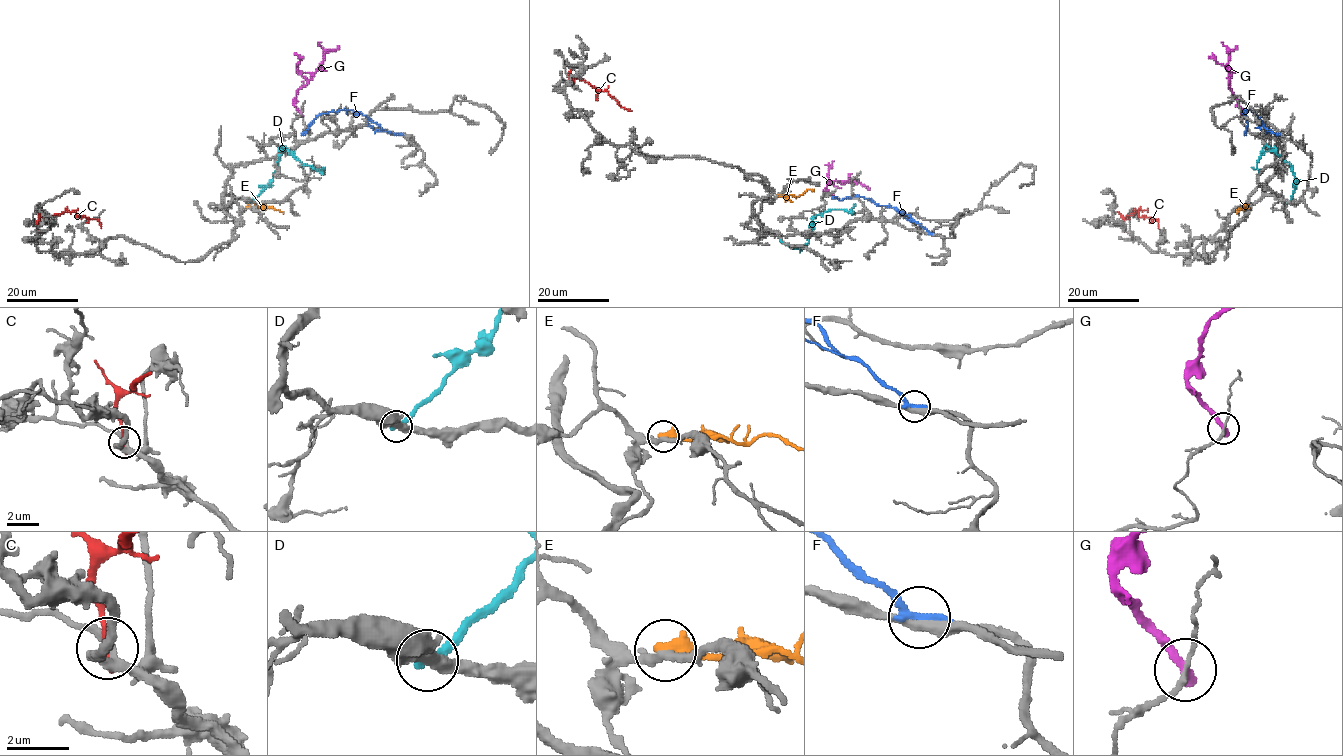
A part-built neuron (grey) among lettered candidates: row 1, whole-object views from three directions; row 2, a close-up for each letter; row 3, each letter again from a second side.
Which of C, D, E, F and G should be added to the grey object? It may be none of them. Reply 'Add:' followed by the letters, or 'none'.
Add: none

